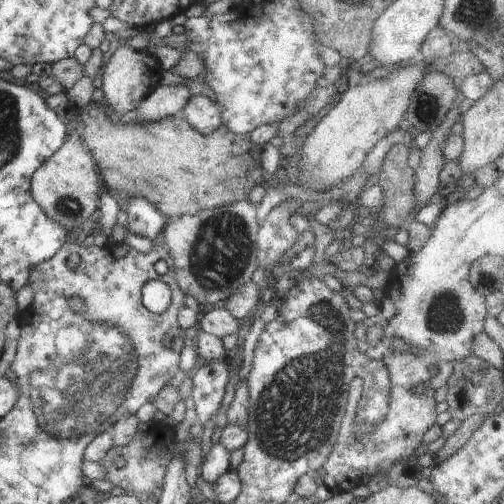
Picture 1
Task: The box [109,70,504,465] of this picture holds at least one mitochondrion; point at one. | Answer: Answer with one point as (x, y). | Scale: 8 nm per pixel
(221, 249)

